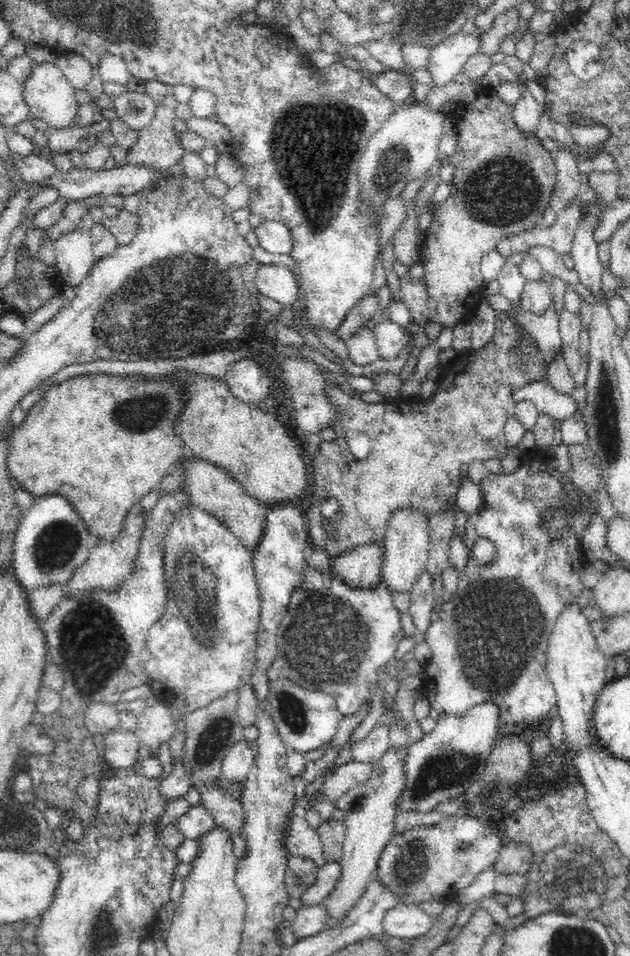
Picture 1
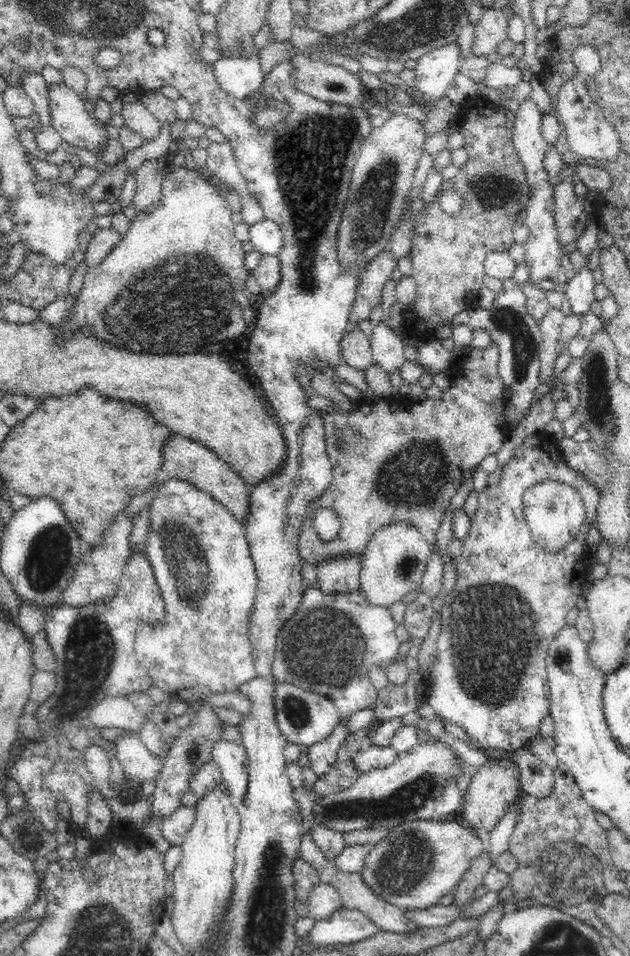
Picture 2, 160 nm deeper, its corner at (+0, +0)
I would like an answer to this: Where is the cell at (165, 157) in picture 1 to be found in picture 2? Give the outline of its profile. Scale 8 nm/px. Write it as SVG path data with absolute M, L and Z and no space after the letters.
M170 156L162 157L158 160L146 160L136 172L137 188L134 199L131 204L134 205L134 209L138 213L144 213L146 210L150 210L156 204L160 203L162 199L162 174L159 172L159 168L163 166L163 163L169 161Z

